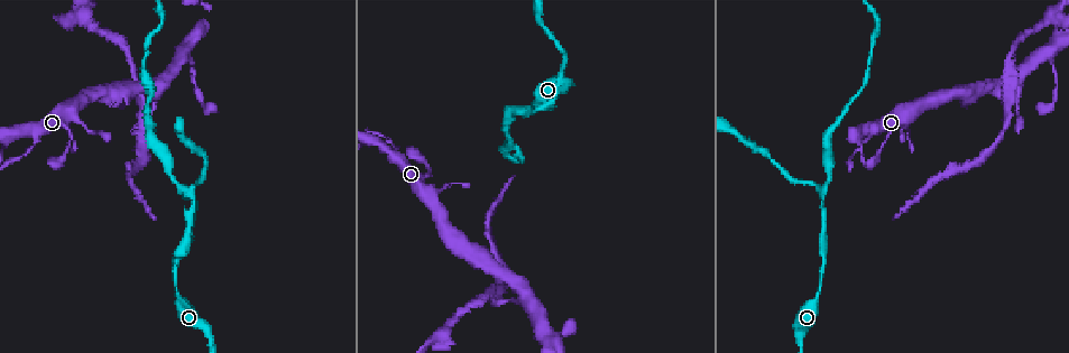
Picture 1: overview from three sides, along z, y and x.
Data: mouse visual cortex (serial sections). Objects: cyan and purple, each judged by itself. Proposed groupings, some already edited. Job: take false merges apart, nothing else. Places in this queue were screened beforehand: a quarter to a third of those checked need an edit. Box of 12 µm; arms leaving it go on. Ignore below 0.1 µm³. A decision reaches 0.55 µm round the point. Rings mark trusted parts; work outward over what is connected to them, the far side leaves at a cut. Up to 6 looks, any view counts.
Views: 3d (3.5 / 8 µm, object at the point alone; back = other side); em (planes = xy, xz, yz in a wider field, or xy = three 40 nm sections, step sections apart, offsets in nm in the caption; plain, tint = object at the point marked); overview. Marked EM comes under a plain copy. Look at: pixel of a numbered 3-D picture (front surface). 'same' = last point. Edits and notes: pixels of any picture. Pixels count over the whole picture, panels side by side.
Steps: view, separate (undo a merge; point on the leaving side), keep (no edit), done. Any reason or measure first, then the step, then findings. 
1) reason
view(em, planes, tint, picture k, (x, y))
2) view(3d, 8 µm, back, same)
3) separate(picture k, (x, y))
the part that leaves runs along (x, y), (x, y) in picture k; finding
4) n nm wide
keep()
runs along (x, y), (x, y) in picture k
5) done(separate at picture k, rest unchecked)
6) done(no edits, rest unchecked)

thick turns thin
view(3d, 8 µm, picture 1, (175, 276))

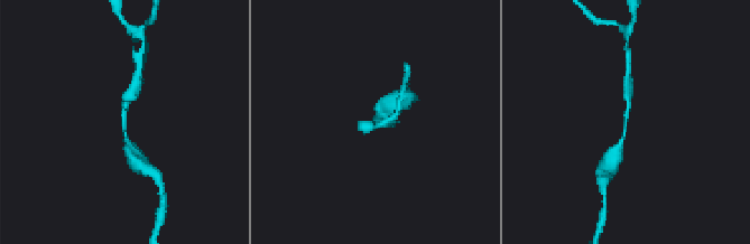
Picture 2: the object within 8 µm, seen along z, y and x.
arms of 150, 200 nm
view(em, planes, tint, picture 2, (126, 118))

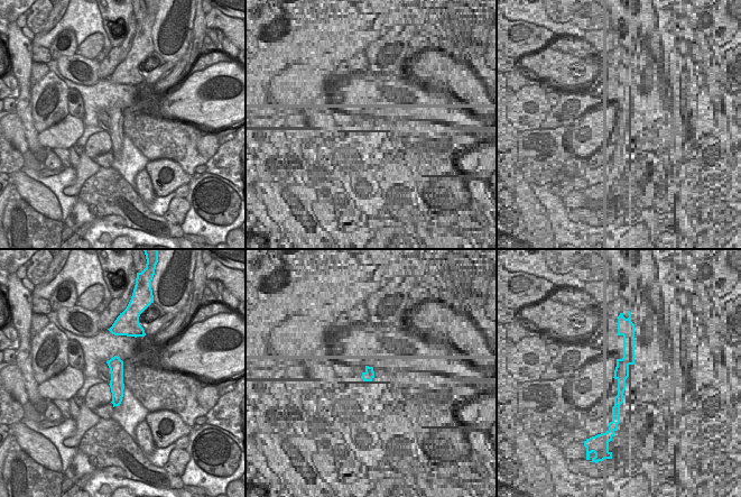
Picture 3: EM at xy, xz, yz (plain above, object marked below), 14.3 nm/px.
keep()
runs along (617, 149), (626, 125), (627, 88) in picture 2; all the same cell

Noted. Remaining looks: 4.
arms part here
view(3d, 3.5 µm, picture 1, (823, 197))

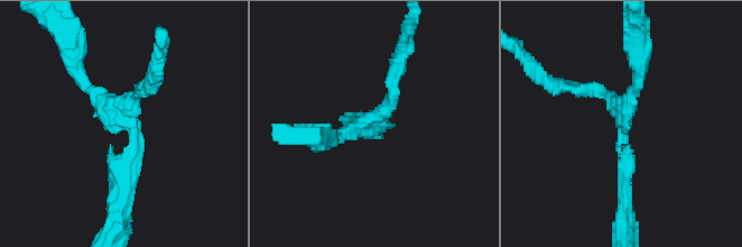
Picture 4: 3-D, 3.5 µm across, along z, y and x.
3 arms; arms of 150, 150, 200 nm; now the EM
view(em, xy, step 3, tint, picture 4, (126, 120))

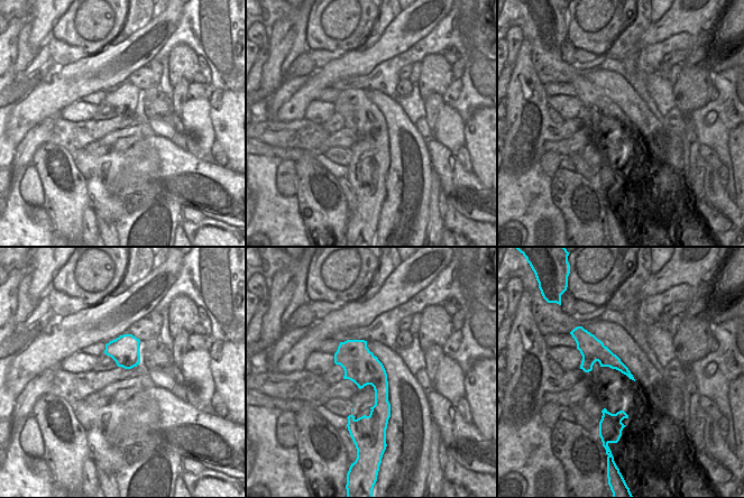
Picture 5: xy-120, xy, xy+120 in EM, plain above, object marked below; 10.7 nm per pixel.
380 nm wide
keep()
runs along (118, 193), (132, 128), (76, 66) in picture 4; continuous, no second cell

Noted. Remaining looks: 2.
four arms meet
view(3d, 3.5 µm, picture 1, (998, 87))

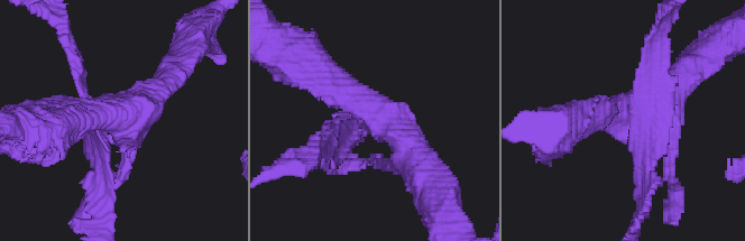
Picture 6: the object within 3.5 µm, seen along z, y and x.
4 arms; arms of 200, 200, 350, 350 nm
view(em, xy, step 2, tint, picture 6, (374, 112))

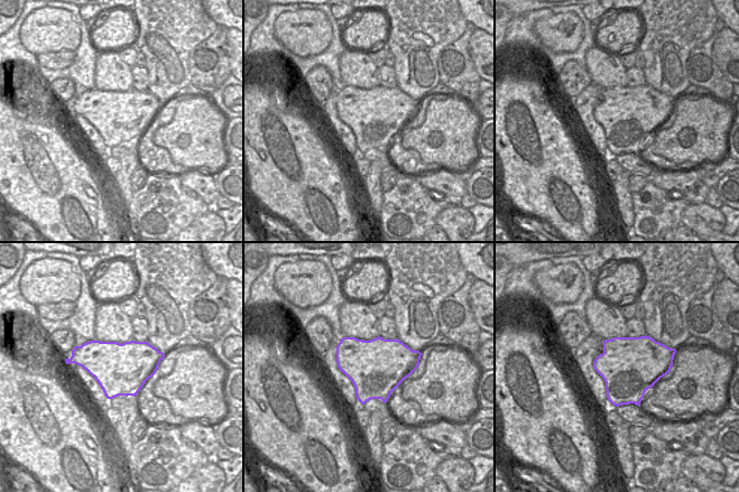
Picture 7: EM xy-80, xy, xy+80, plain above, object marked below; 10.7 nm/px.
separate(picture 6, (640, 184))
the part that leaves runs along (359, 130), (338, 150), (324, 138) in picture 6; a second cell is stuck on

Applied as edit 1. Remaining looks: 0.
done(separate at picture 6, rest unchecked)

